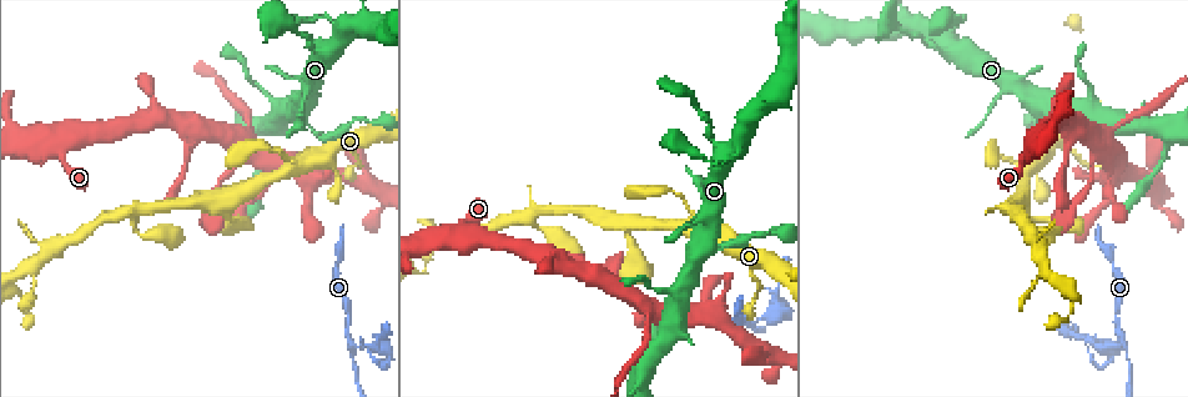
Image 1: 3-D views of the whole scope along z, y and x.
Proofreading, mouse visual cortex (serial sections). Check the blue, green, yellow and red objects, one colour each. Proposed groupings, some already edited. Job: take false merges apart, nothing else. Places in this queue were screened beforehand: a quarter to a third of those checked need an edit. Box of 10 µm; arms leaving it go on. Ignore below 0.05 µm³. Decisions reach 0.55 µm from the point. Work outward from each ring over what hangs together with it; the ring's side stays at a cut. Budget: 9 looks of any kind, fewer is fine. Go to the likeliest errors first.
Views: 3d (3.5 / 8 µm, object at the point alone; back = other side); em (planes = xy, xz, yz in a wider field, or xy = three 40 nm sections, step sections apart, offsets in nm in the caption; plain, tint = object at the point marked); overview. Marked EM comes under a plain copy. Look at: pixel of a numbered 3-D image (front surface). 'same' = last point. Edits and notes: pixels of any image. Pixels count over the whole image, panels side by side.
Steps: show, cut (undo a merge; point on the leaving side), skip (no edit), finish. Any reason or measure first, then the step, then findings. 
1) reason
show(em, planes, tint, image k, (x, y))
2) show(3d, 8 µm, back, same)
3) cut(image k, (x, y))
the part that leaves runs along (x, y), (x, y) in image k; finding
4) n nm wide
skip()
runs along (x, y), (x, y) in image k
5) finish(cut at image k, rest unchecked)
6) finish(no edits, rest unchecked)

abrupt turn
show(em, planes, tint, image 1, (1115, 347))

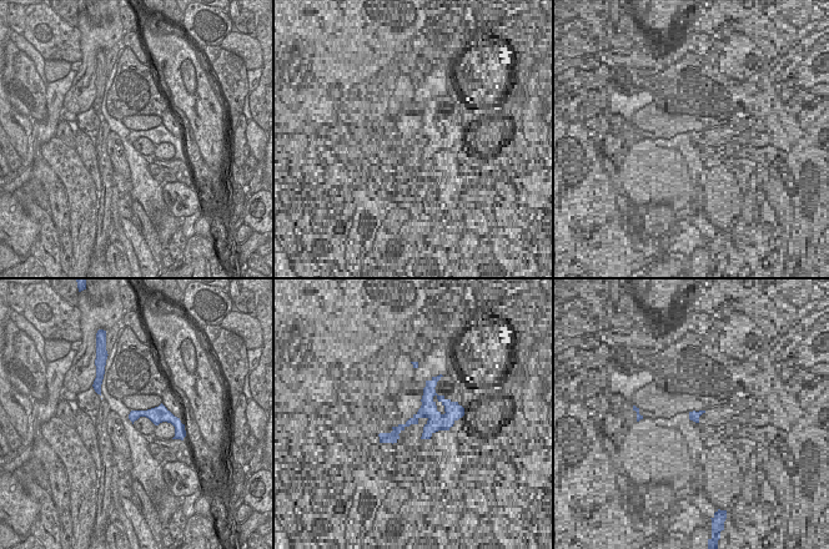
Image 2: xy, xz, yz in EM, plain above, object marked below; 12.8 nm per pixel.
show(3d, 3.5 µm, same)

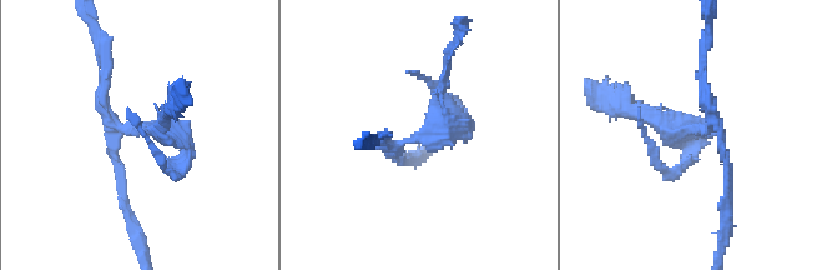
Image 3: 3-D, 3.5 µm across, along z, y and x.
cut(image 3, (680, 135))
the part that leaves runs along (706, 133), (677, 171) in image 3; a second cell is stuck on

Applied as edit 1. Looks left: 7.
sharp bend
show(3d, 3.5 µm, image 1, (899, 28))

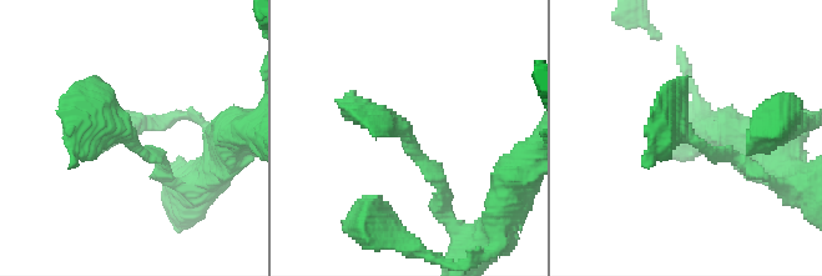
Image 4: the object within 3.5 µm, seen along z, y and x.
3 arms; arms of 150, 300, 300 nm
show(em, xy, step 2, tint, image 4, (127, 137))

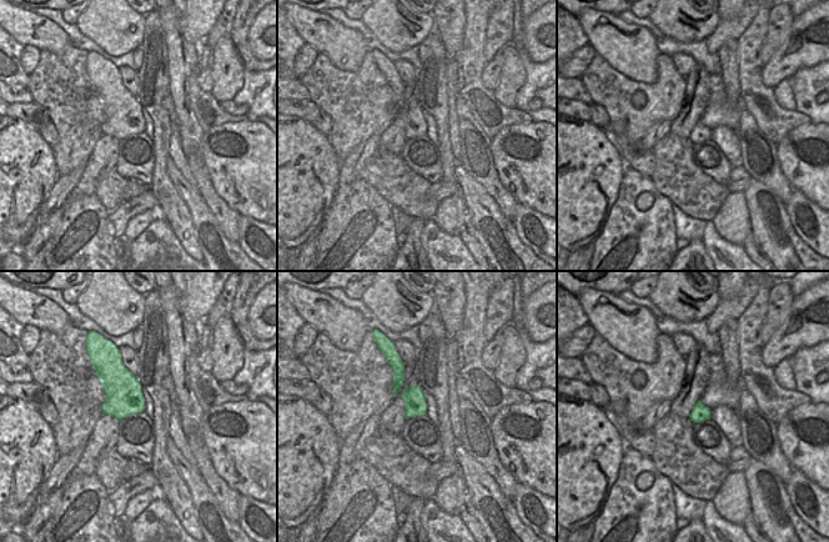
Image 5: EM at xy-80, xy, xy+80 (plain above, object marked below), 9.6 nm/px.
skip()
runs along (443, 200), (408, 136), (354, 106) in image 4; all the same cell

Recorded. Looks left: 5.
small branch off a trunk
show(3d, 3.5 µm, image 1, (635, 300))

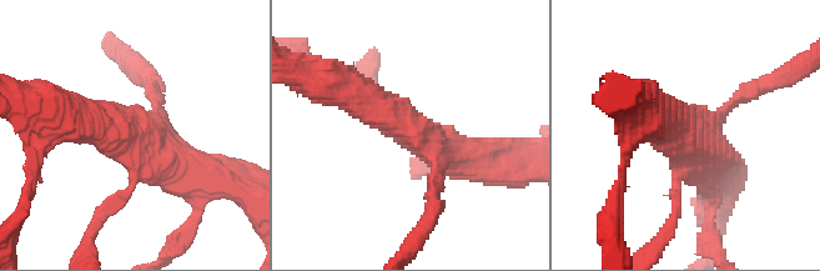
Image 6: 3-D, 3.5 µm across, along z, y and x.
4 arms; arms of 150, 150, 450, 500 nm; shape alone is not enough
show(em, planes, tint, image 6, (133, 144))

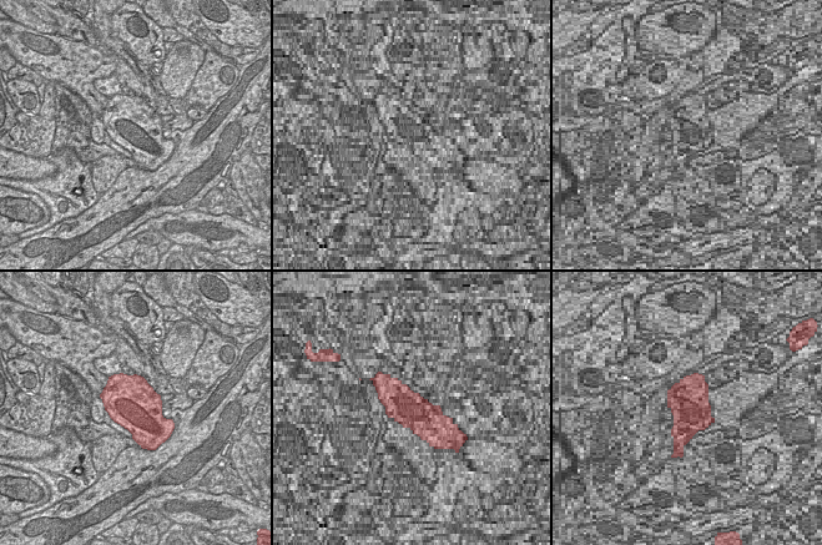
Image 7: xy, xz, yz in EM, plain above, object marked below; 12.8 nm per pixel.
skip()
all the same cell

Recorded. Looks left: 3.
two arms in line, one across
show(3d, 3.5 µm, image 1, (1017, 210))

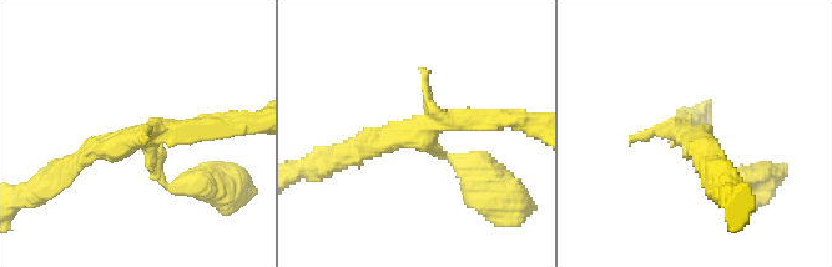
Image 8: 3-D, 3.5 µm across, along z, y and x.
need the tissue
show(em, xy, step 3, tint, image 8, (424, 134))

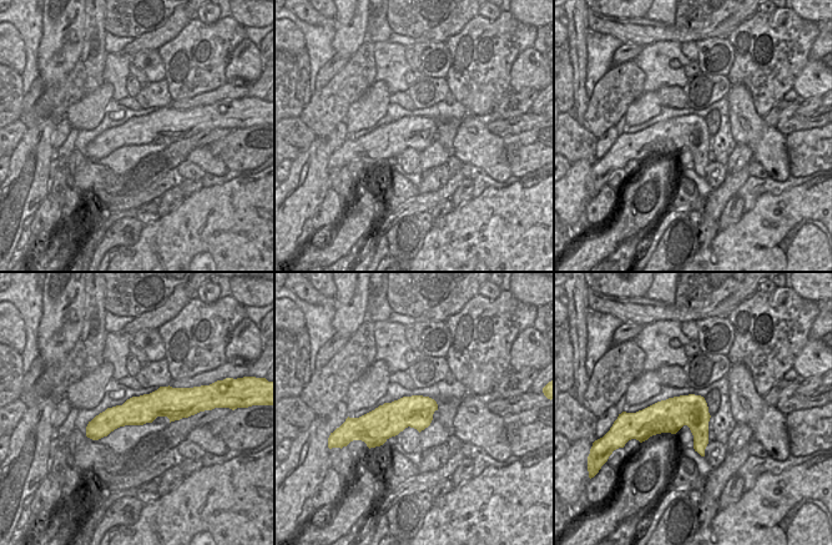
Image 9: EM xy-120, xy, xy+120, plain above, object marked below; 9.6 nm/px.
skip()
runs along (187, 404), (154, 404), (89, 433) in image 9; all the same cell

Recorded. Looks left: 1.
finish(cut at image 3, rest unchecked)

